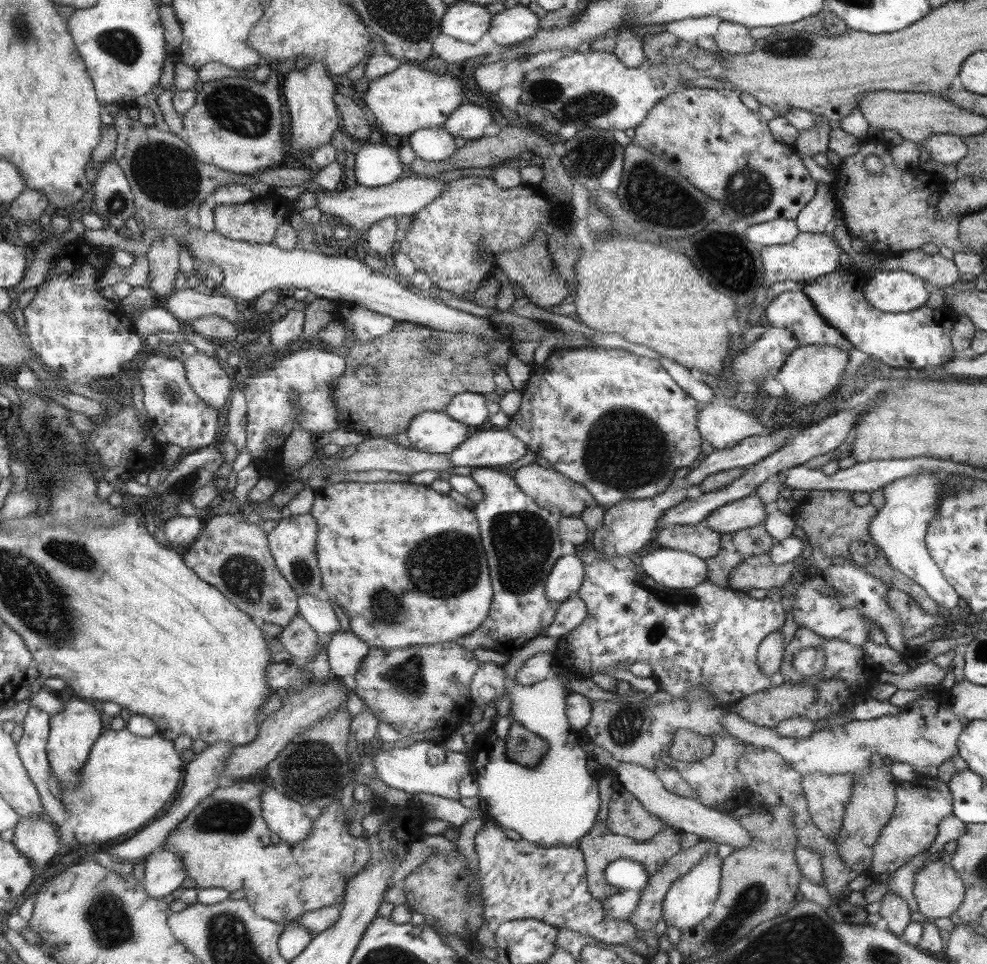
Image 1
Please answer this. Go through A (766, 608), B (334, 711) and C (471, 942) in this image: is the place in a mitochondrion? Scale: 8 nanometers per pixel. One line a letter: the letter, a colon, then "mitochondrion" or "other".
A: other
B: other
C: other

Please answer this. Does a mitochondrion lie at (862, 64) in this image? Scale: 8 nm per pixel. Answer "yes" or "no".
no

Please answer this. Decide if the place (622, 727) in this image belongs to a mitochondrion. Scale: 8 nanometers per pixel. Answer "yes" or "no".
yes

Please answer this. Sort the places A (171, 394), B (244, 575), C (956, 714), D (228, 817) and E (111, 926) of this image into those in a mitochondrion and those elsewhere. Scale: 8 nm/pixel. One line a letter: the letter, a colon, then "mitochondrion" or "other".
A: mitochondrion
B: mitochondrion
C: other
D: mitochondrion
E: mitochondrion

